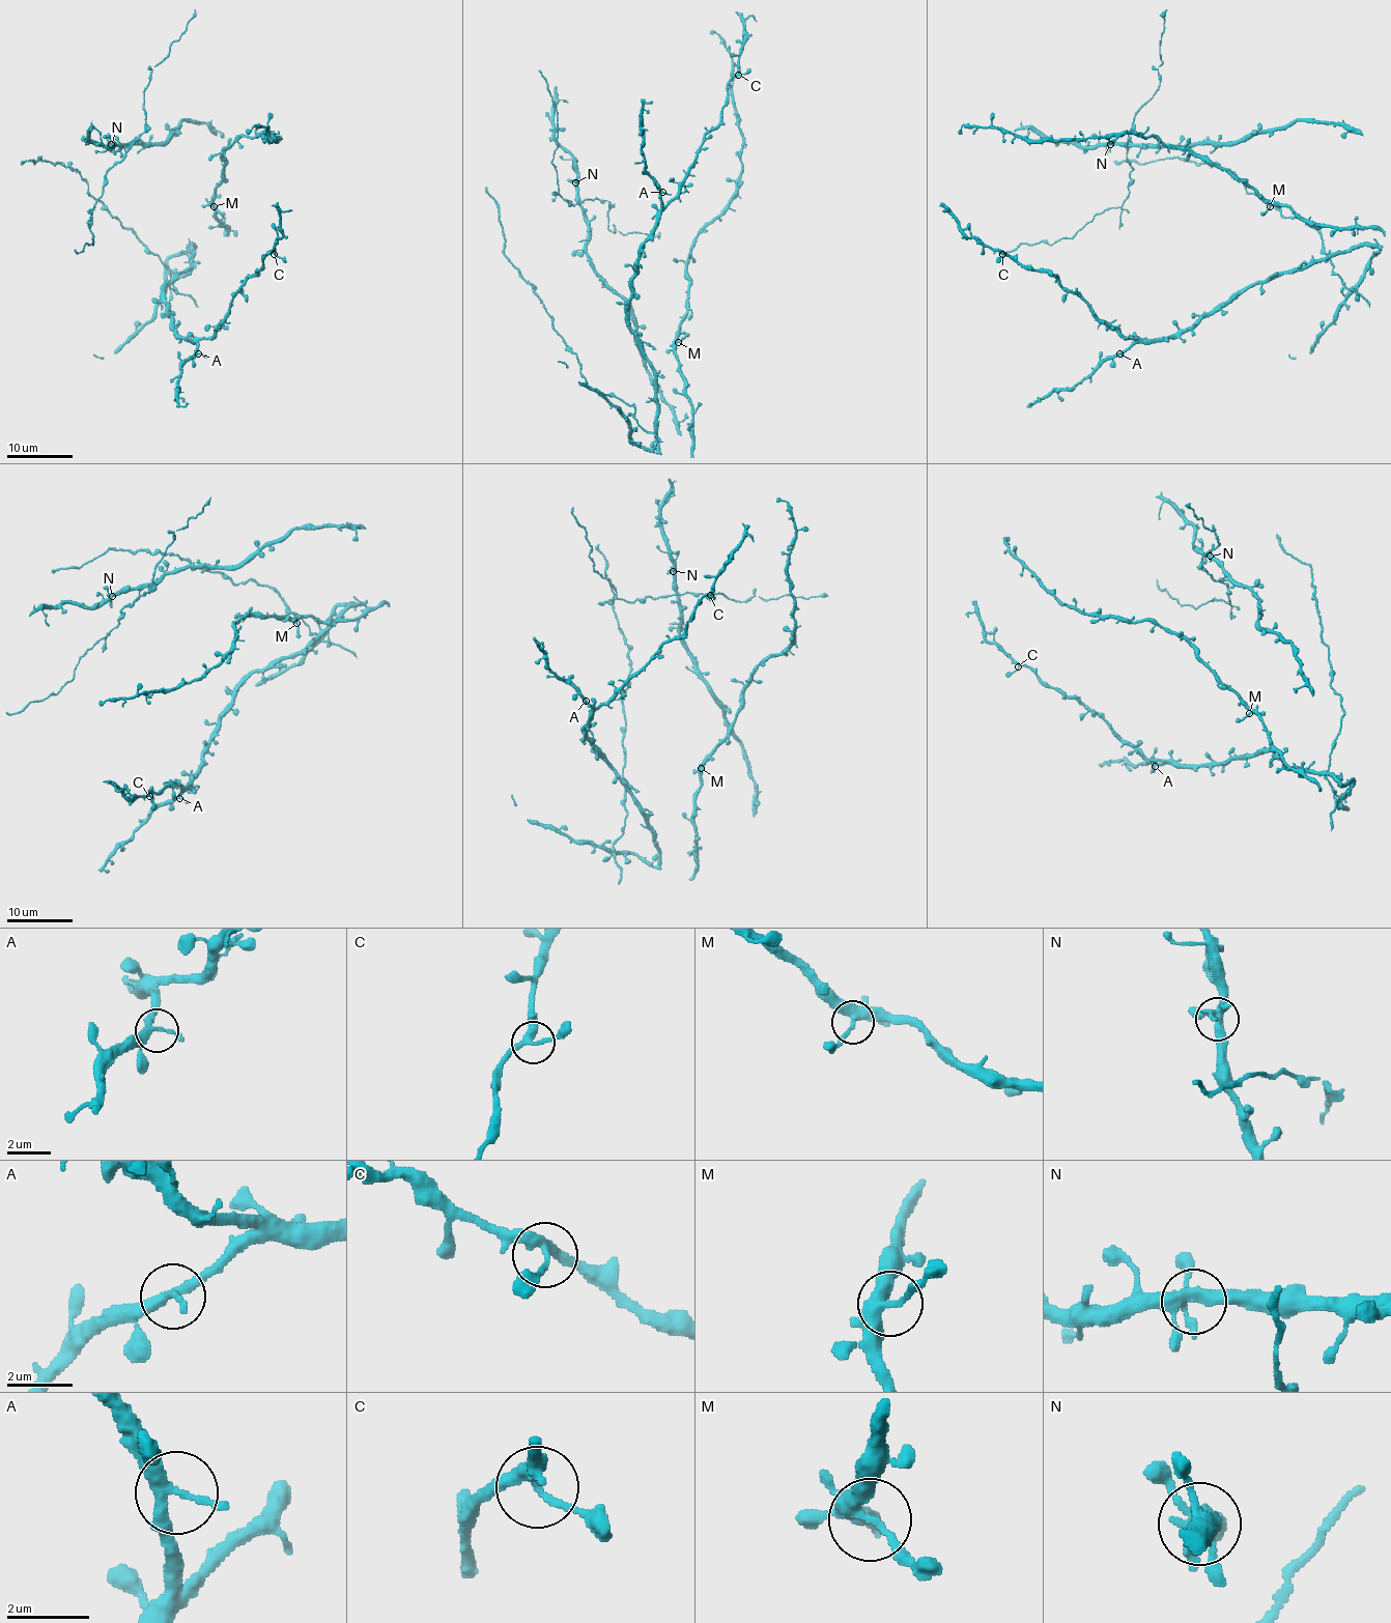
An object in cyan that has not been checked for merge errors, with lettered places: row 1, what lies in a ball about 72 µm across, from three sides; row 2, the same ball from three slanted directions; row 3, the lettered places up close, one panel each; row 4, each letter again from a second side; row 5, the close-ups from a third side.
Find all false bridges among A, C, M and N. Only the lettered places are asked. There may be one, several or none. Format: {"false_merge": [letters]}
{"false_merge": []}

